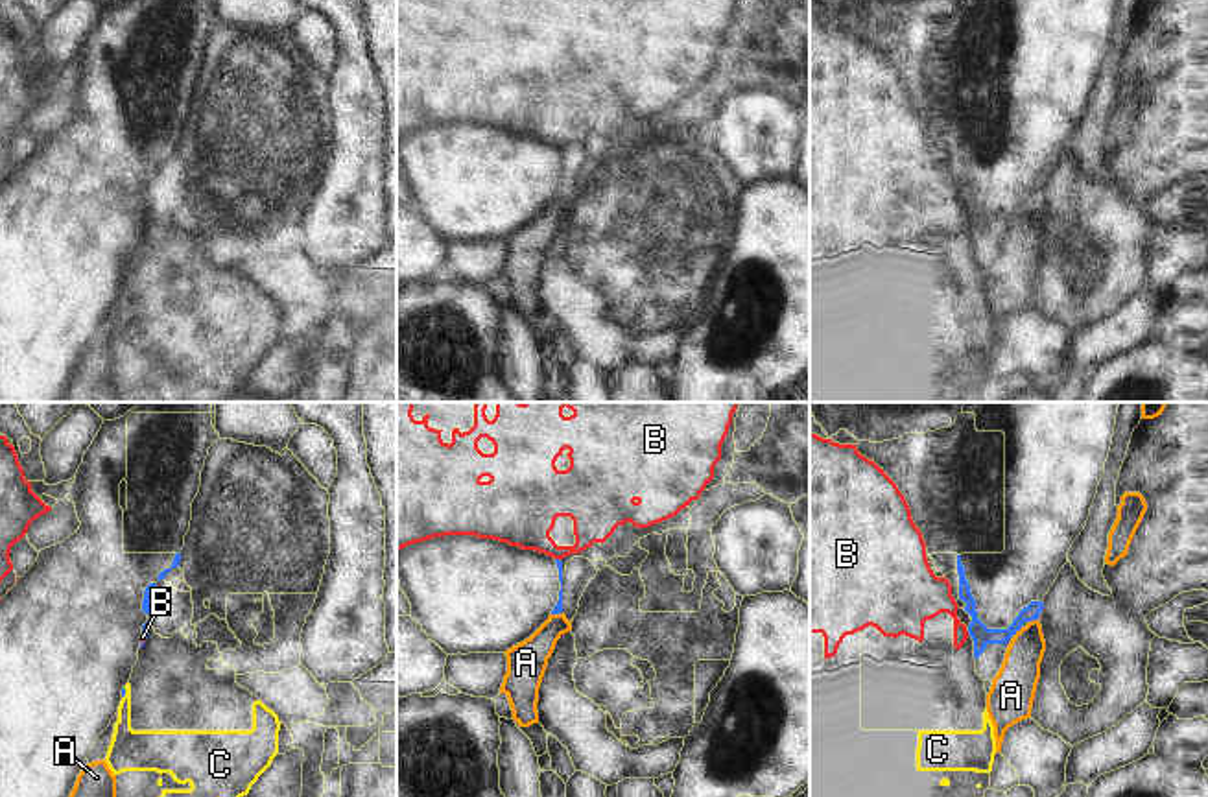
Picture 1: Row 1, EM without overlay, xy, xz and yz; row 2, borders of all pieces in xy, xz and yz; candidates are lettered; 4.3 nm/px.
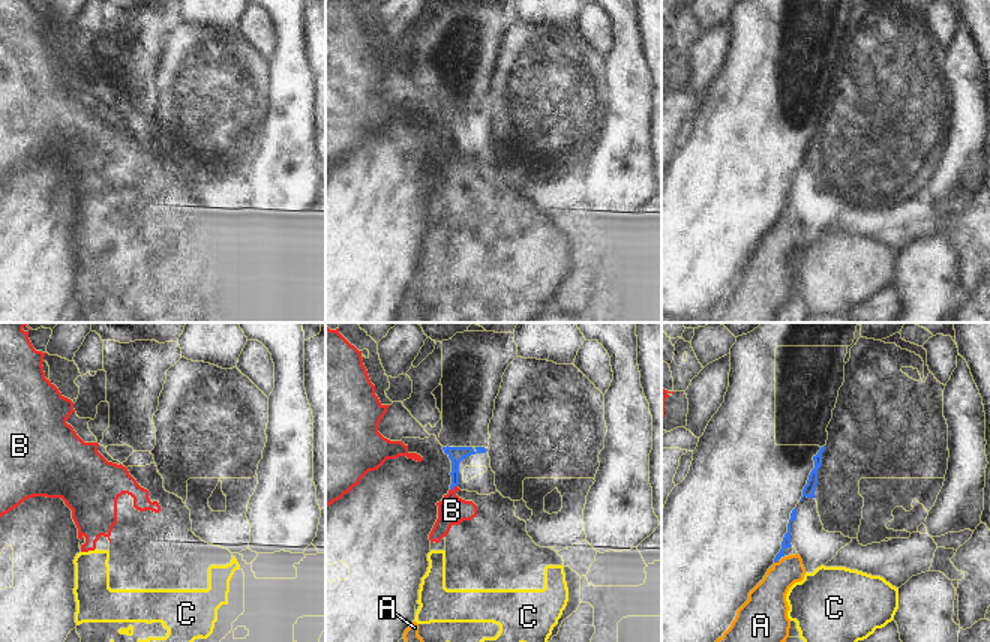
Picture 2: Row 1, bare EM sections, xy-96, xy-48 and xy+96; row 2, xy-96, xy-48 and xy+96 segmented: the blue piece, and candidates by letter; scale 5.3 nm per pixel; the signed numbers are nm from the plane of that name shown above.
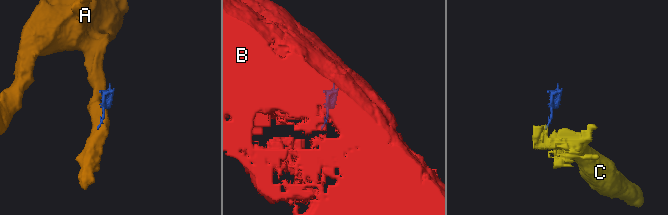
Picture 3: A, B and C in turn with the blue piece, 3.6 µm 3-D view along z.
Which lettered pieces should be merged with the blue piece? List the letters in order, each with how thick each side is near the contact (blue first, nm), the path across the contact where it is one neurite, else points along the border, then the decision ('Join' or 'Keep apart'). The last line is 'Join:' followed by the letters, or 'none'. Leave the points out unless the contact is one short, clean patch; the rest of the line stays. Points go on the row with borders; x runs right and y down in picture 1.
A: Thickness 50 nm (blue) against 170 nm. Boundary: xz (561, 611), (552, 615). Keep apart
B: Thickness 50 nm (blue) against 280 nm. Boundary: xz (556, 558), (559, 561). Keep apart
C: Thickness 20 nm (blue) against 180 nm. Boundary: xy (124, 687), (122, 698). Keep apart
Join: none.

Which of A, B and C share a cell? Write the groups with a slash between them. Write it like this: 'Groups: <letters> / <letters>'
Groups: A / B C.

